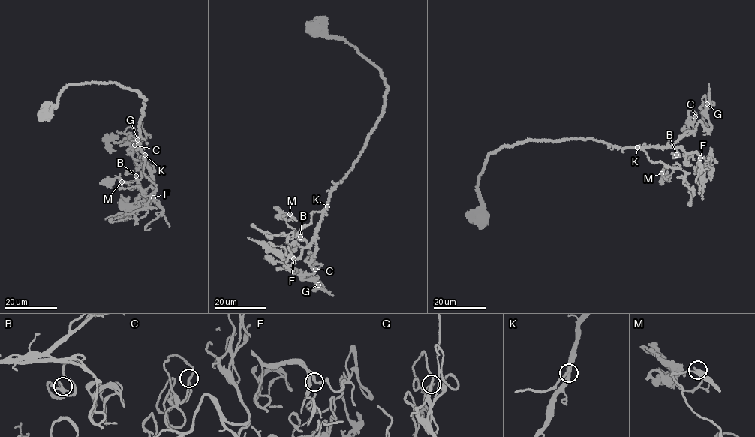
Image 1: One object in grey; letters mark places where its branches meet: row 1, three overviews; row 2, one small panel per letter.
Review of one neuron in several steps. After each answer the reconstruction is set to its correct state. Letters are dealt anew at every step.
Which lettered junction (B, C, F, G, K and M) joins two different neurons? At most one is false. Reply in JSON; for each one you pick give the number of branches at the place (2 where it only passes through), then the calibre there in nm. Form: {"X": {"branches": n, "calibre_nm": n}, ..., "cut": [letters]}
{"cut": []}

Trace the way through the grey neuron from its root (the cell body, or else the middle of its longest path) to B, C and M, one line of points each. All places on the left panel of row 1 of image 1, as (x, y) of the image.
B: (45, 113), (69, 85), (115, 83), (139, 93), (147, 100), (139, 147), (153, 176), (136, 176)
C: (45, 113), (69, 85), (115, 83), (147, 100), (138, 146), (154, 172), (149, 166), (135, 163), (134, 145)
M: (45, 113), (80, 83), (146, 99), (138, 146), (155, 191), (121, 182)

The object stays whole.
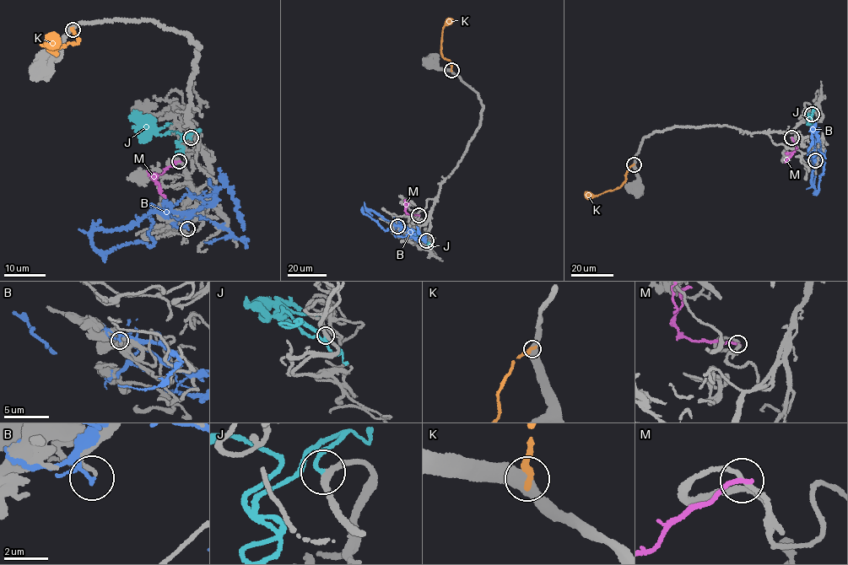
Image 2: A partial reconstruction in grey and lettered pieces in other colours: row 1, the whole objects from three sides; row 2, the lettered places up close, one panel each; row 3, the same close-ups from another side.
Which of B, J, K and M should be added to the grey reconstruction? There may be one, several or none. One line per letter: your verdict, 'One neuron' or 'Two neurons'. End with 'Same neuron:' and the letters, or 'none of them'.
B: Two neurons
J: One neuron
K: Two neurons
M: Two neurons
Same neuron: J

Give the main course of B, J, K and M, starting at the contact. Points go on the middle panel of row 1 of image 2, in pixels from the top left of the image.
B: (397, 226), (402, 226), (374, 212), (363, 209), (386, 231), (388, 228), (424, 240), (416, 227)
J: (426, 240), (423, 240), (417, 234), (413, 236)
K: (451, 71), (451, 62), (443, 57), (440, 51), (444, 26), (449, 24), (451, 18)
M: (419, 215), (406, 212), (405, 199)

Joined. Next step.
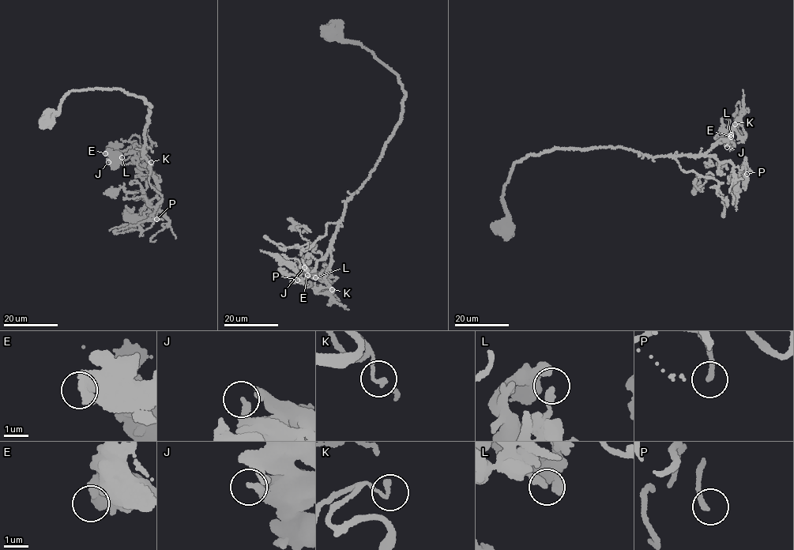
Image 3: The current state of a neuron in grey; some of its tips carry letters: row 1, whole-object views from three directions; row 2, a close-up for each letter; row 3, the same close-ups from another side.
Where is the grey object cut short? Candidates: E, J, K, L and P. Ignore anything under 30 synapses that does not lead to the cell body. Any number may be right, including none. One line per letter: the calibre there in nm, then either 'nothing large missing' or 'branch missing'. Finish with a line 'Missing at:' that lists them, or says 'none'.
E: 500 nm thick; nothing large missing
J: 200 nm thick; nothing large missing
K: 190 nm thick; nothing large missing
L: 260 nm thick; nothing large missing
P: 200 nm thick; branch missing
Missing at: P

